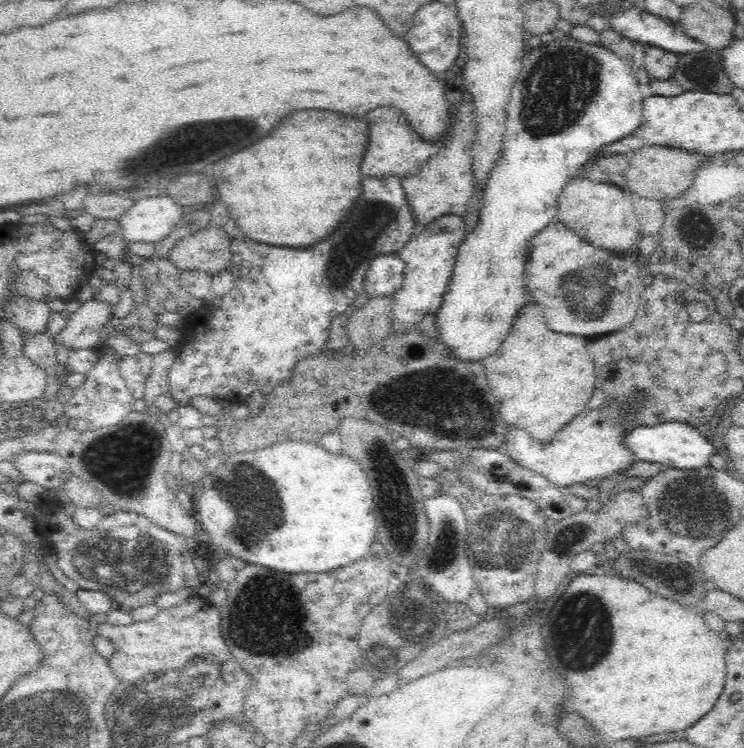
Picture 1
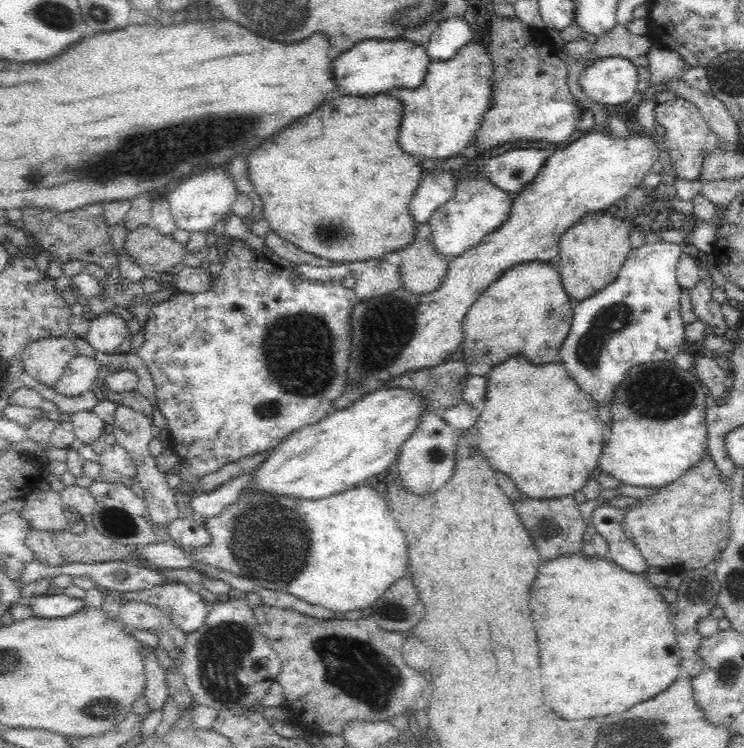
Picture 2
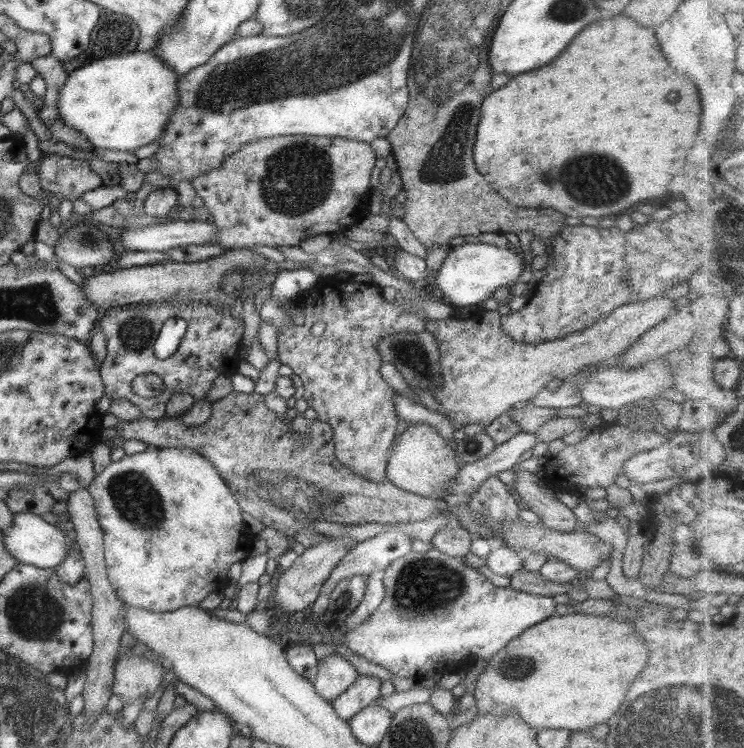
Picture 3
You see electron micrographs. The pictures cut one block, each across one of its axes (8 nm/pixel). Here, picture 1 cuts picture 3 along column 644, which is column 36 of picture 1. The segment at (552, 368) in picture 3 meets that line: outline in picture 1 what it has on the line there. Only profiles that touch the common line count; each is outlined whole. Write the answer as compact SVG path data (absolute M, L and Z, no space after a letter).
M26 296L12 298L4 306L4 318L20 329L24 337L44 335L51 315L48 304Z

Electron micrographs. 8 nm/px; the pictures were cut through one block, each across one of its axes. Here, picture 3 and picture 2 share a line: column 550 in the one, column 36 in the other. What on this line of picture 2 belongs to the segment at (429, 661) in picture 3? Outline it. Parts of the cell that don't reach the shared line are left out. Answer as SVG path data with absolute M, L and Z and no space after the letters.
M40 595L36 597L20 597L19 603L29 606L34 617L53 619L66 618L86 607L83 599L71 598L67 595Z

